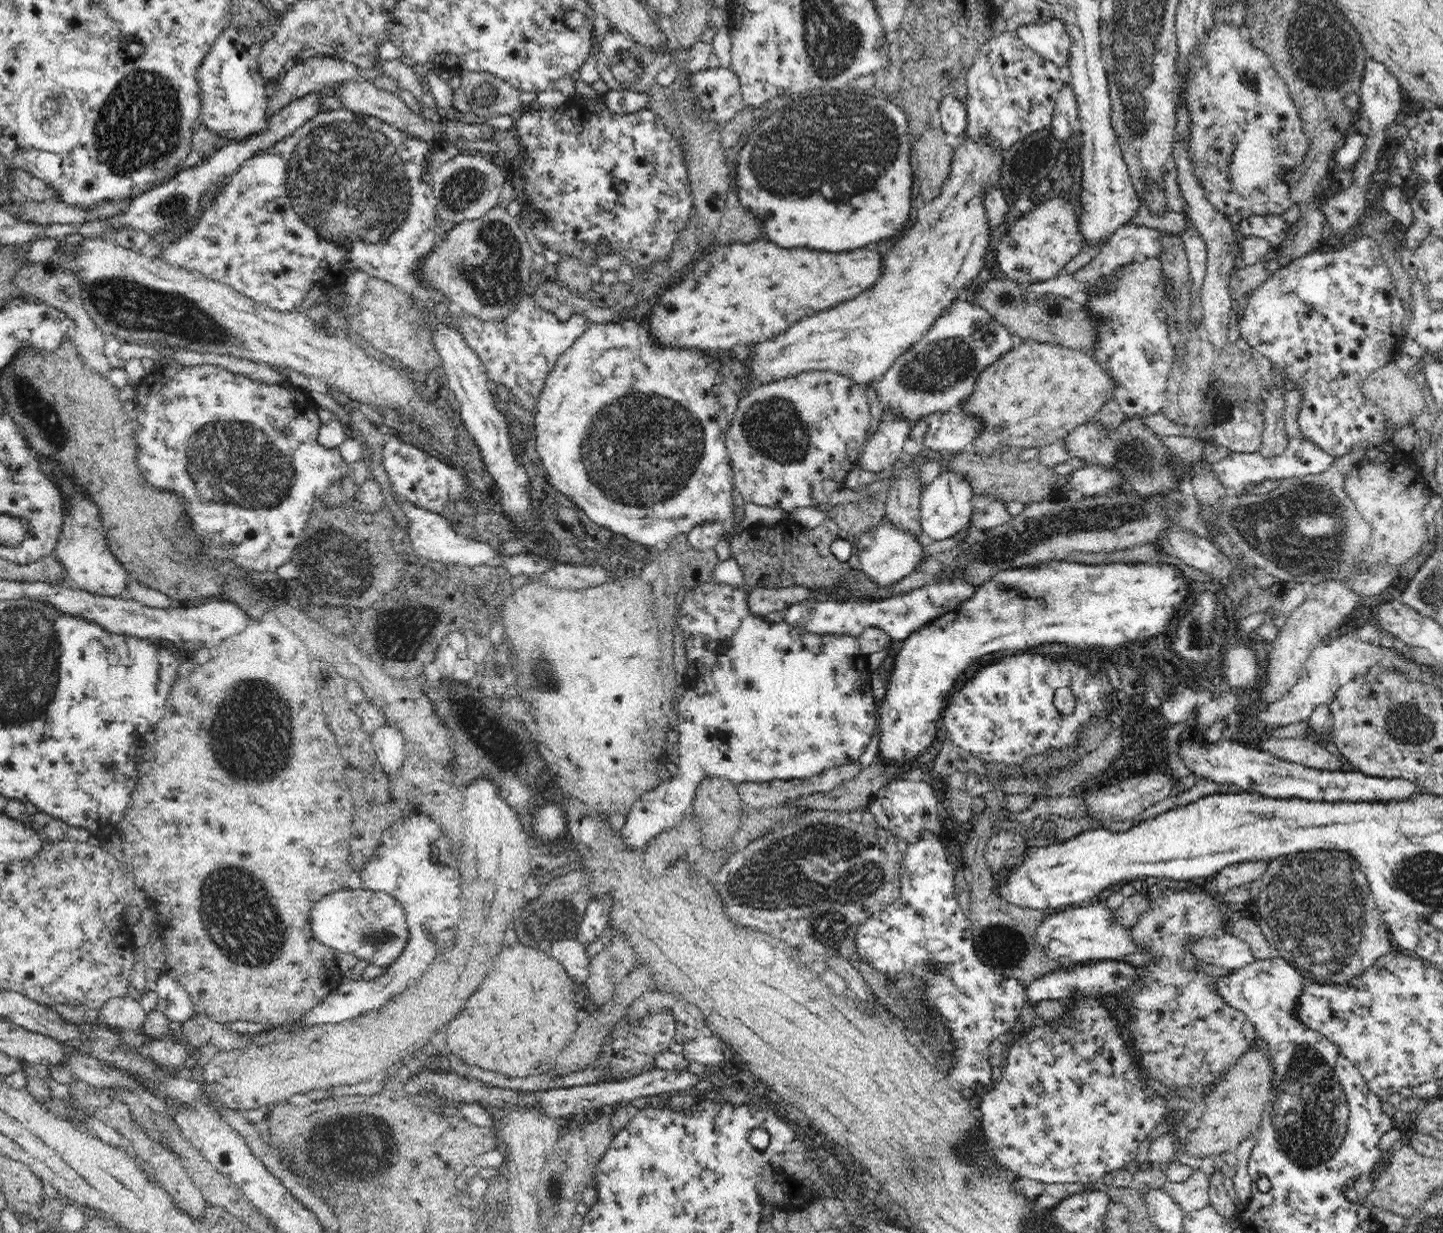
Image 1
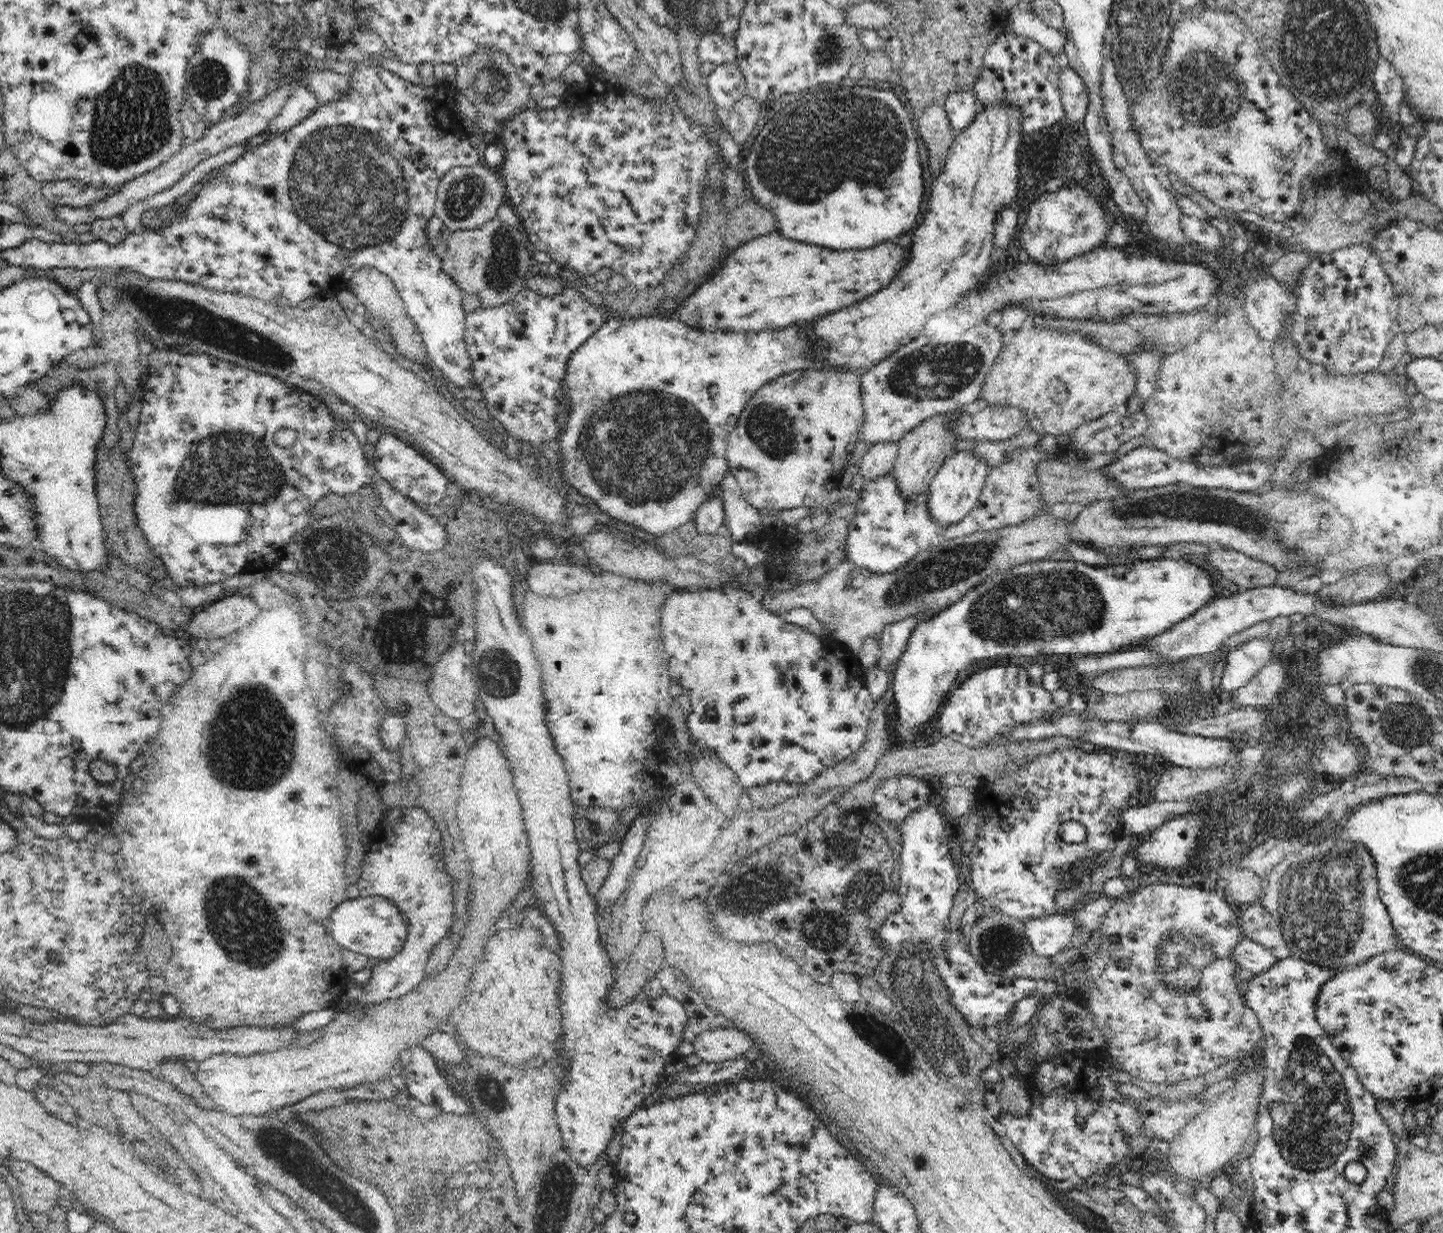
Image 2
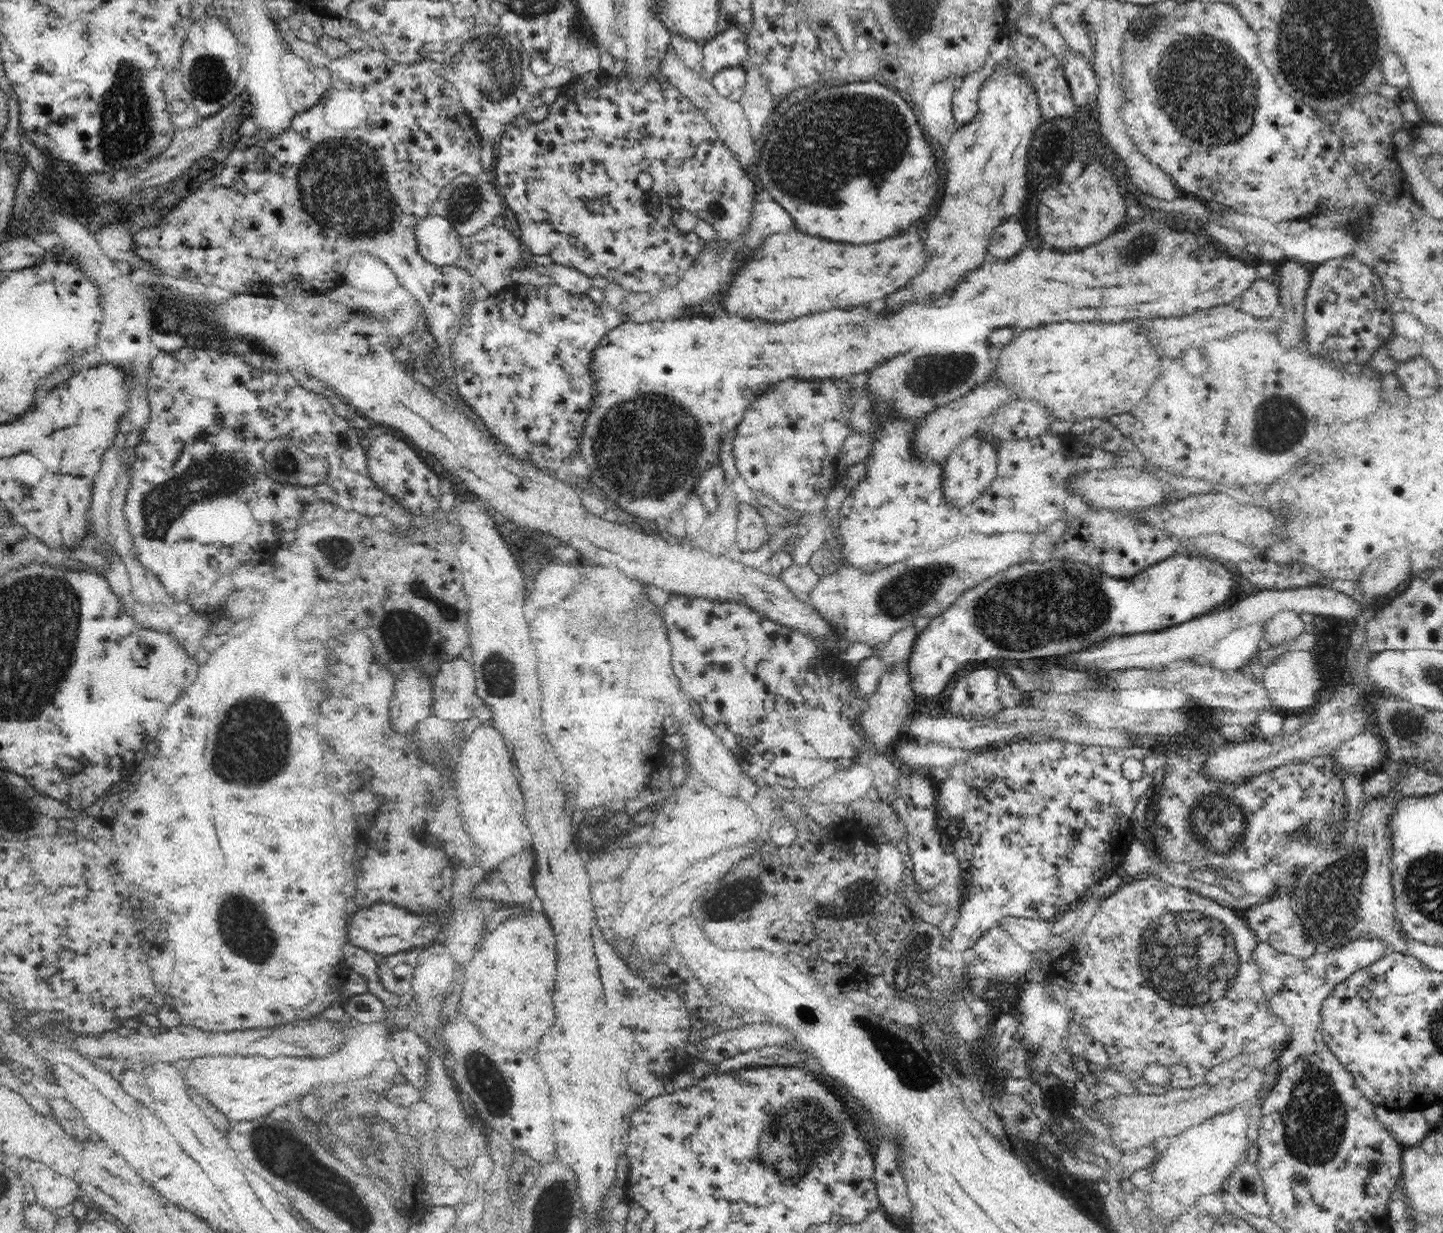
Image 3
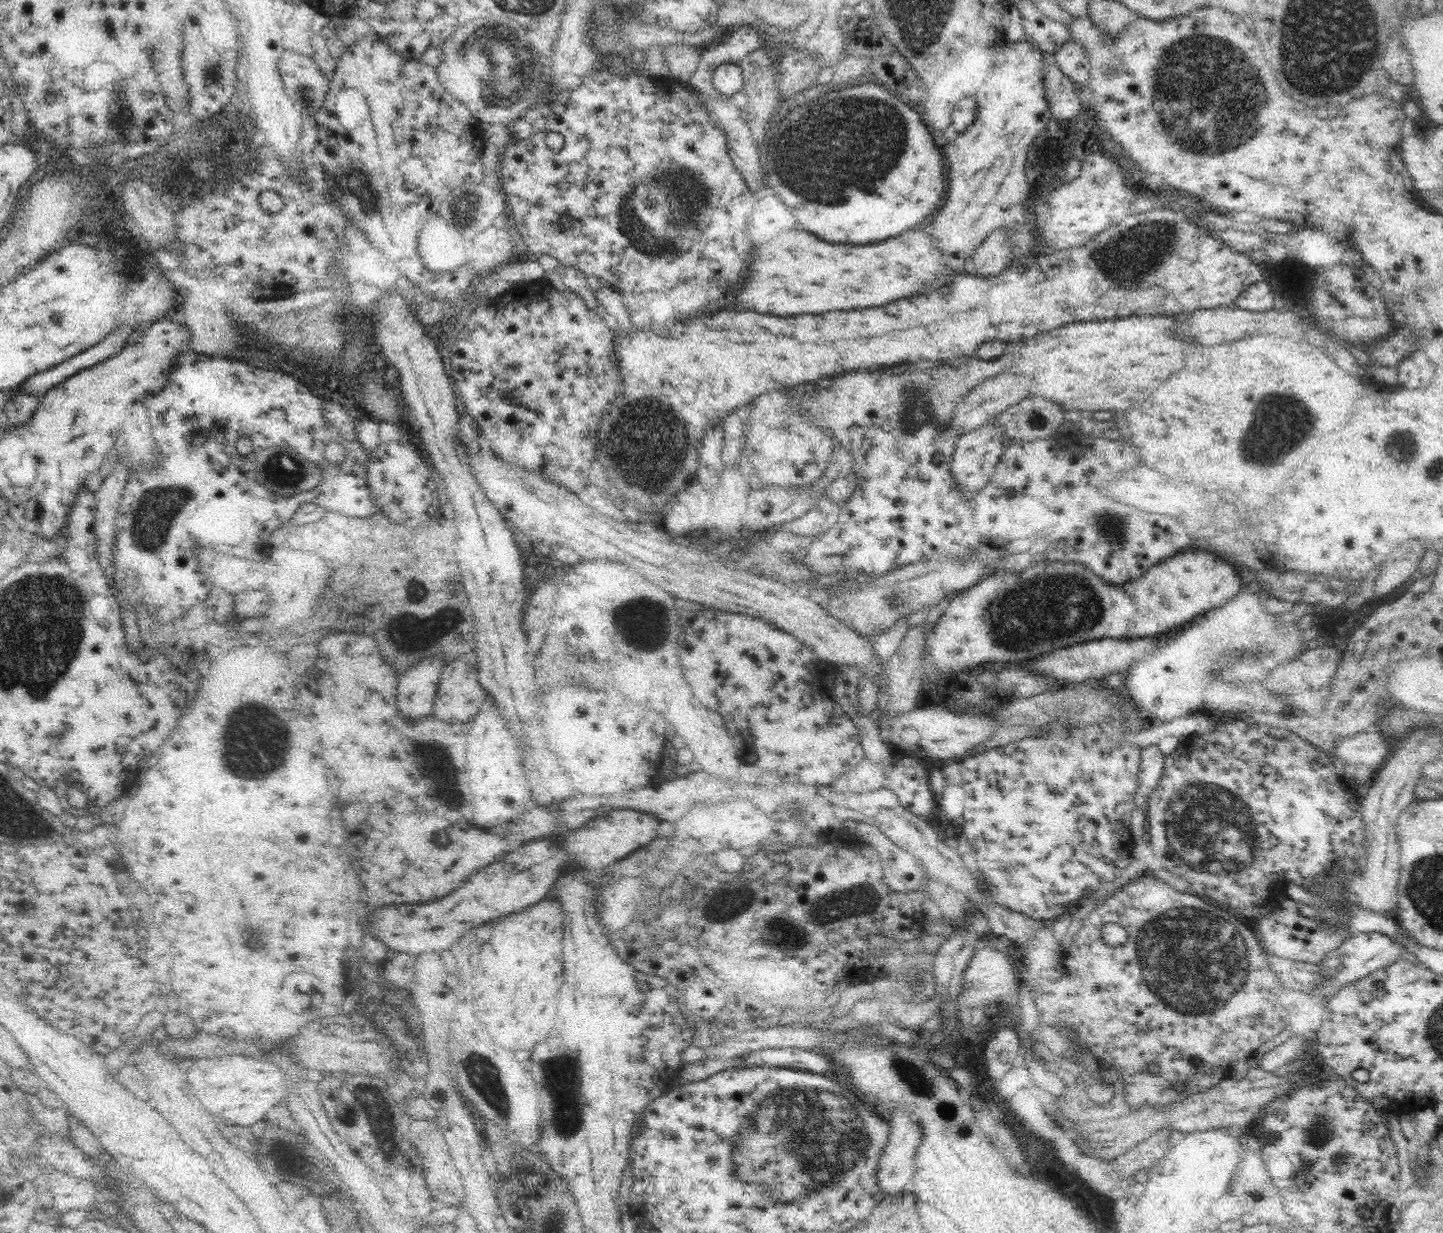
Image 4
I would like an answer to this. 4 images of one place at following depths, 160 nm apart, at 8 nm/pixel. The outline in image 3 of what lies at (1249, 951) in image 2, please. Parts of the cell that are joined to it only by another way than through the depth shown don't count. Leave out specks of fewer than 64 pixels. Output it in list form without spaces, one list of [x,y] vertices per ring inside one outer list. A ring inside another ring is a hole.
[[[1266,943],[1258,945],[1255,958],[1258,958],[1260,969],[1268,975],[1272,982],[1277,984],[1284,982],[1285,976],[1297,970],[1301,964],[1293,956],[1279,953]]]

